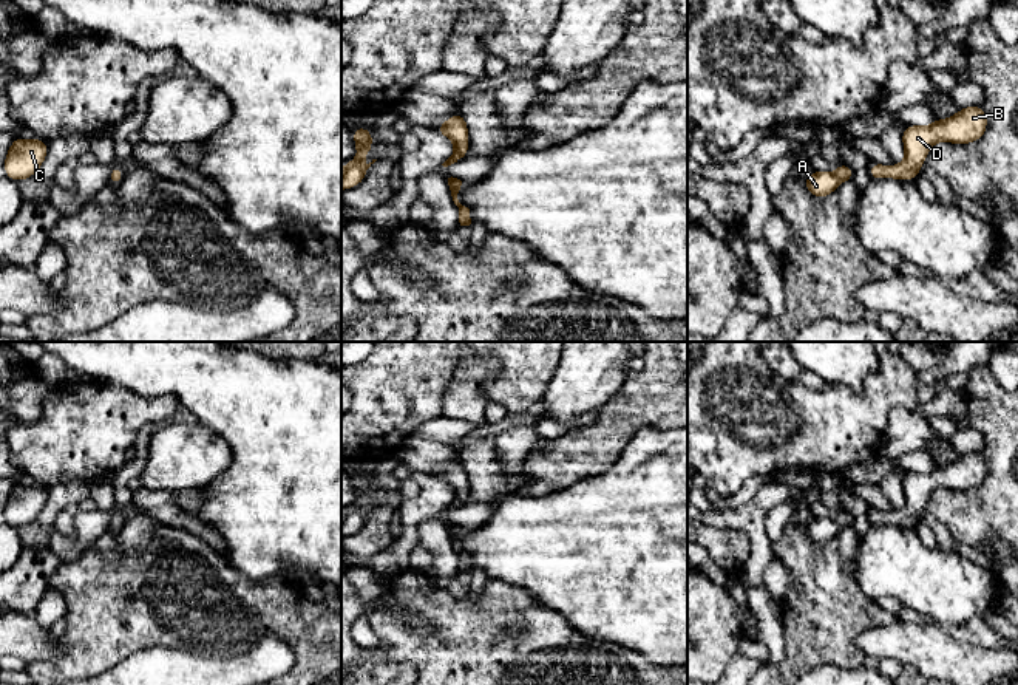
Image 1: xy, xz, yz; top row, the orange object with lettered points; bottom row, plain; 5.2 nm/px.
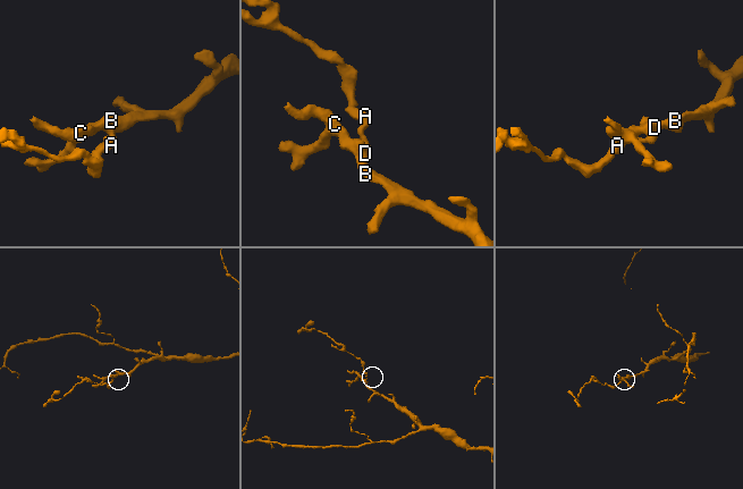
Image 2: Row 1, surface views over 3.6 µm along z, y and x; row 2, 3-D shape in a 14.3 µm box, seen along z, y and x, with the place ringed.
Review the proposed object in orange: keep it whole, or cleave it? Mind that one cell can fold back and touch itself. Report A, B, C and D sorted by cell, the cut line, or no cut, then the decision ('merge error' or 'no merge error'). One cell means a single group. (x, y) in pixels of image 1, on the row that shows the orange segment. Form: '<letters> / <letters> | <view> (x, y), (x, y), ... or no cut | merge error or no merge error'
A B C D | no cut | no merge error

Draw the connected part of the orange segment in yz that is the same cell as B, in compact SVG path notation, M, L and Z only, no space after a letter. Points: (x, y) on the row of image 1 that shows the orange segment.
M978 105L959 110L953 118L935 119L928 127L905 125L902 144L905 161L899 165L870 164L871 179L894 178L915 179L919 176L921 165L925 162L928 150L938 141L952 144L970 144L984 136L987 116Z

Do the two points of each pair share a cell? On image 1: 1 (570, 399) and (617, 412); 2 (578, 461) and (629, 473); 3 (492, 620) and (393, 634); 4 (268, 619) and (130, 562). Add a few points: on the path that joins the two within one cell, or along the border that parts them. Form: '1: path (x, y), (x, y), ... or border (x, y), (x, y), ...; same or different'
1: border (626, 381), (600, 413); different
2: border (631, 441), (607, 469), (573, 483); different
3: path (467, 644), (417, 644); same
4: path (234, 600), (193, 585), (164, 582); same

